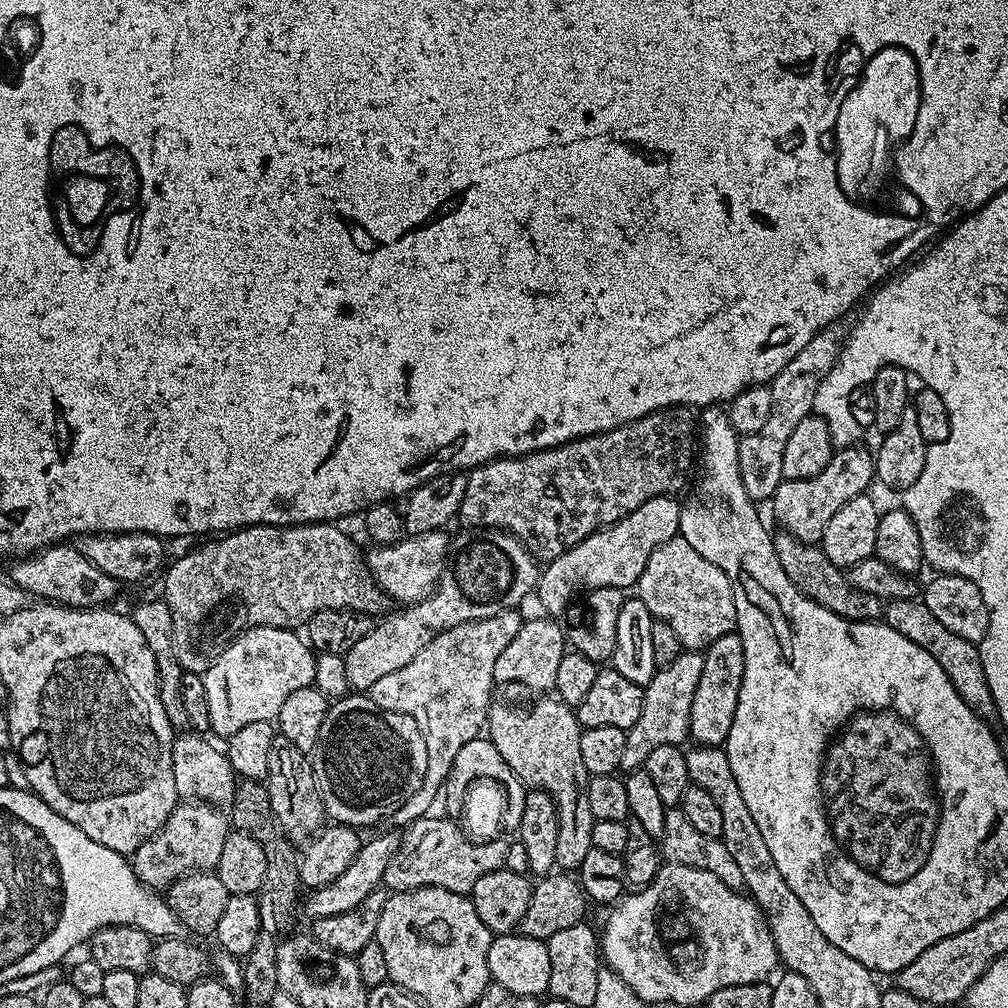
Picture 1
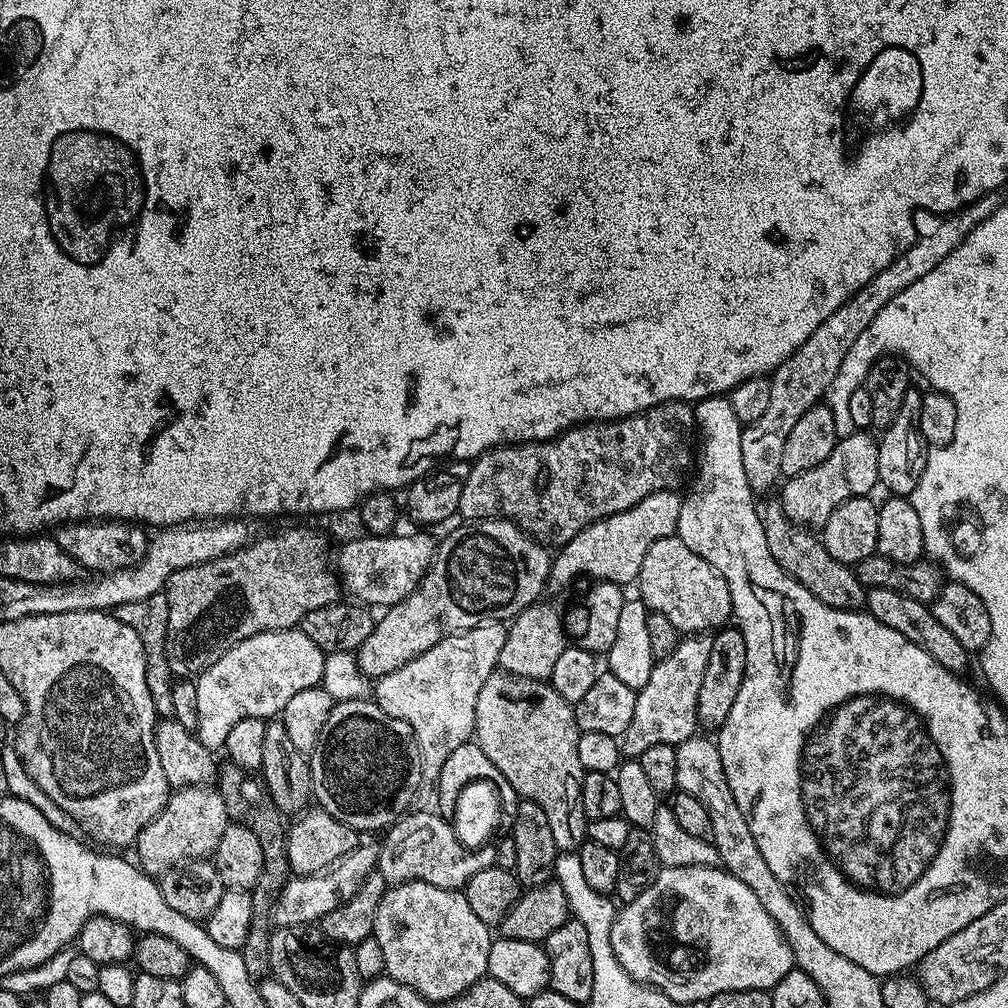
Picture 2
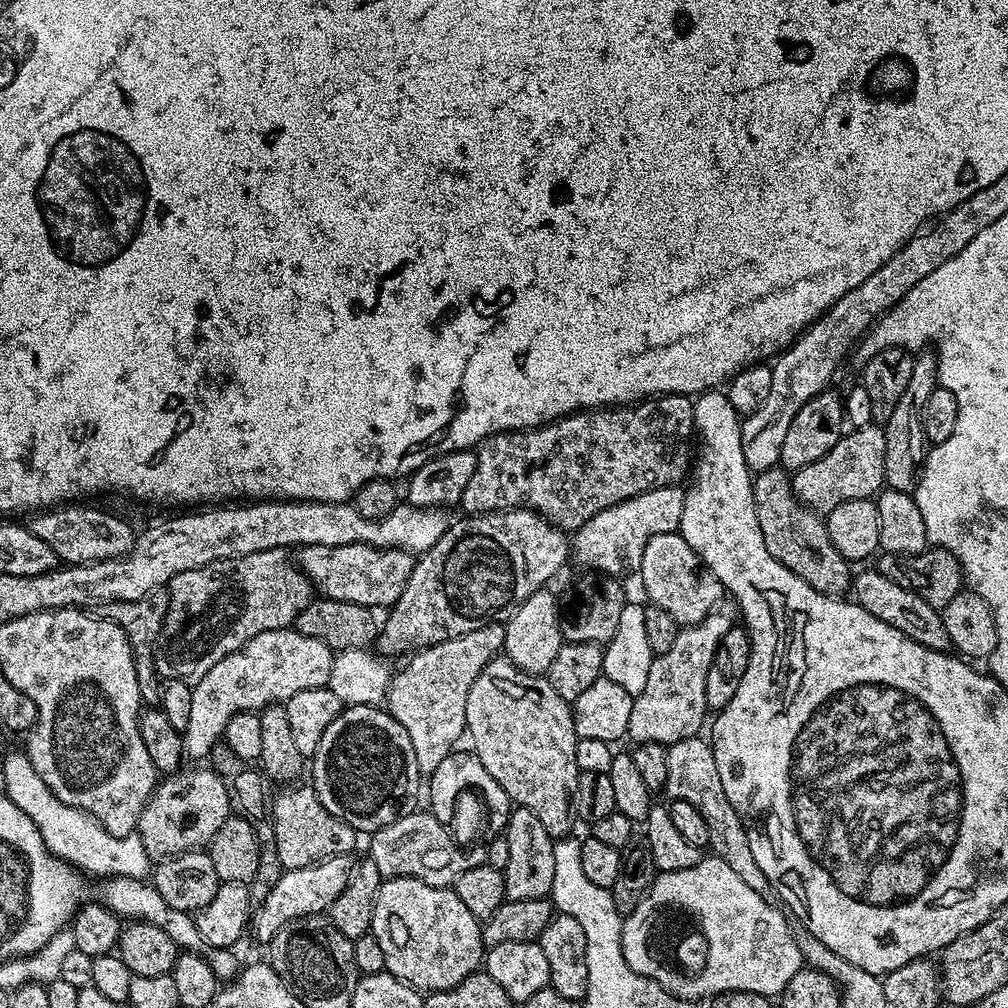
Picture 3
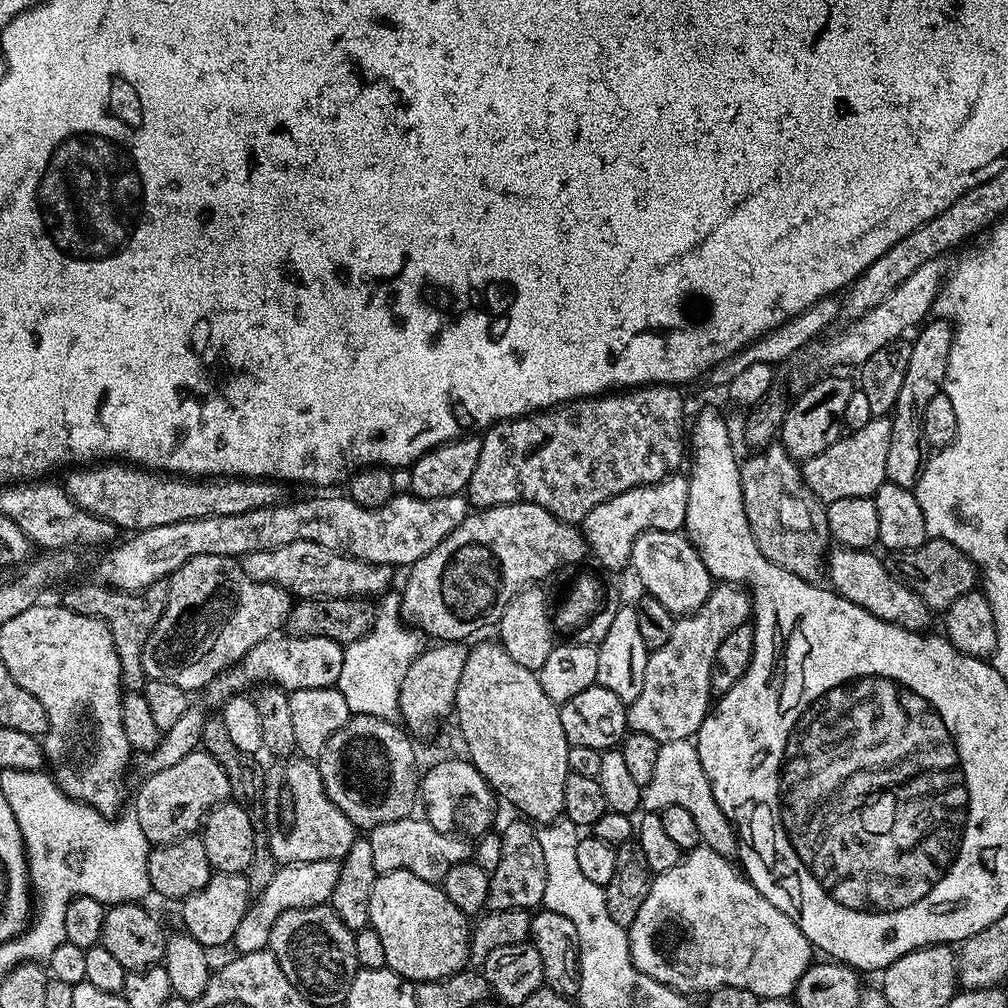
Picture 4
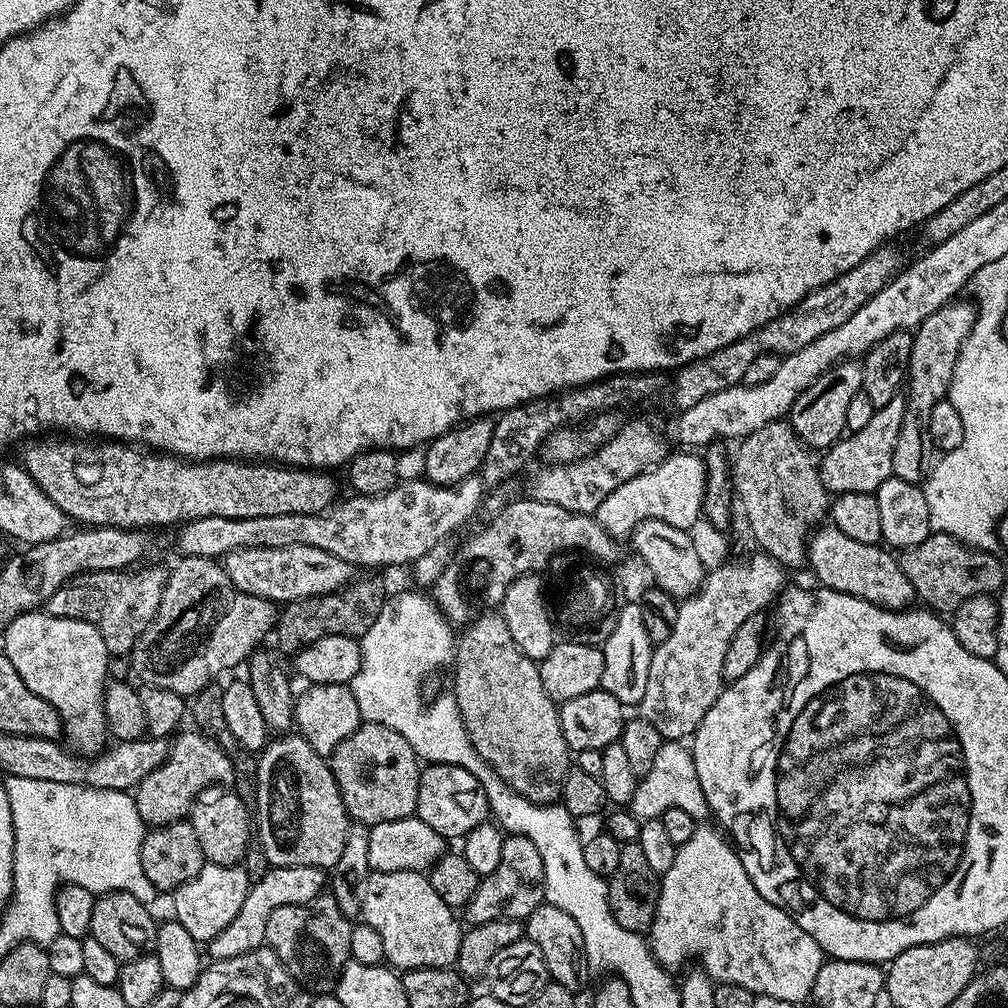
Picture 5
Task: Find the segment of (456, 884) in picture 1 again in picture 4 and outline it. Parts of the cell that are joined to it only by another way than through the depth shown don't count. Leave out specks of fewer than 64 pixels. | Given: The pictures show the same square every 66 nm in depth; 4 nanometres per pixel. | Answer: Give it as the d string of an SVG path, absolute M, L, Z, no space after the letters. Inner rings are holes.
M427 818L416 819L386 822L367 833L366 838L370 842L370 851L377 873L406 870L410 874L418 874L418 878L423 880L443 881L445 874L451 868L469 859L469 841L456 834L434 830L434 826L430 826Z

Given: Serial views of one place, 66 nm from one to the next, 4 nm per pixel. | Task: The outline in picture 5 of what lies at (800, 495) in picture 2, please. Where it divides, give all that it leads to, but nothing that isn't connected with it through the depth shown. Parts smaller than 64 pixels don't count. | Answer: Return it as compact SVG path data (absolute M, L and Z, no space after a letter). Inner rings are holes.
M903 395L890 398L886 406L876 409L874 418L862 426L862 430L845 435L819 457L820 478L829 493L862 494L875 493L882 482L892 475L894 445L898 443L898 434L902 430L902 417L906 414L906 402Z

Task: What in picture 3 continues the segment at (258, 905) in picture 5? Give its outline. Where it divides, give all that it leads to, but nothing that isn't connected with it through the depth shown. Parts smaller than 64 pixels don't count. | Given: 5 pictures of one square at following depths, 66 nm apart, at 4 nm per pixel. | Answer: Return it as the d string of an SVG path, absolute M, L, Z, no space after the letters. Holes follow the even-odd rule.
M351 855L331 856L317 864L284 870L270 894L266 894L260 908L255 909L250 920L251 935L256 935L256 940L261 946L267 946L272 943L274 934L278 934L282 926L286 926L286 922L303 916L319 916L327 913L334 898L338 898L338 894L346 890L354 867L352 859Z

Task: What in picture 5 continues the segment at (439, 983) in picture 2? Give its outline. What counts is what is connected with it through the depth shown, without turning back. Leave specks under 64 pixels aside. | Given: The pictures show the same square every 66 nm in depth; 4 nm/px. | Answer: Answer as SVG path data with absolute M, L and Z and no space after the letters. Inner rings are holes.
M369 871L360 891L360 916L363 923L374 926L382 937L384 959L393 969L450 968L458 958L462 927L456 921L457 913L434 890L431 879L423 872L373 872Z

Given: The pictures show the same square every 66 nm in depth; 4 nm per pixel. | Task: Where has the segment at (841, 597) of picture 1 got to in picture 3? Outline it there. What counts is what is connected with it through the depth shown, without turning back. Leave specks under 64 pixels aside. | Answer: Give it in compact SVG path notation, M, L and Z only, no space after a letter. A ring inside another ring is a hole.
M779 466L761 472L752 481L752 493L758 526L772 557L824 596L843 597L852 587L853 569L848 569L849 561L834 550L821 513L811 512L794 494L791 475Z

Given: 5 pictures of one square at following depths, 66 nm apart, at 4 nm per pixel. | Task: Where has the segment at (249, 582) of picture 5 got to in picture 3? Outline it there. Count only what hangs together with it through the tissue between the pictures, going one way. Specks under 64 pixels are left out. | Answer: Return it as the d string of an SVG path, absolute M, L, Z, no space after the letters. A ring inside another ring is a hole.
M369 544L350 546L303 545L295 553L295 563L317 593L338 602L354 602L373 610L391 609L398 602L412 573L414 556L401 548L375 548Z

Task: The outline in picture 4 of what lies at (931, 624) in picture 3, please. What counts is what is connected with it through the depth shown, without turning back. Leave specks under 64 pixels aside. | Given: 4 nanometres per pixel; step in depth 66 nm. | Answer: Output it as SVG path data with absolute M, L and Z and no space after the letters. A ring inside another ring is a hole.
M833 547L828 553L826 561L826 576L831 587L842 598L862 606L874 618L878 618L887 624L897 624L911 632L925 631L934 616L933 609L926 606L926 602L914 590L900 583L887 563L876 557L877 553L863 548Z

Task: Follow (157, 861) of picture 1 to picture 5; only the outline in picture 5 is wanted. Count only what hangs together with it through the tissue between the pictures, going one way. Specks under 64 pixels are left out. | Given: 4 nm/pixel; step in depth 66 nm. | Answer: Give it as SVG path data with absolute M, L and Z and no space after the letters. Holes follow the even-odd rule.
M199 730L191 731L181 731L175 737L176 744L174 740L162 766L146 774L146 778L142 778L142 782L134 789L138 812L145 825L163 826L183 820L191 813L192 803L198 798L198 794L202 794L202 790L233 783L235 770L227 754L217 746L212 737L205 736Z

